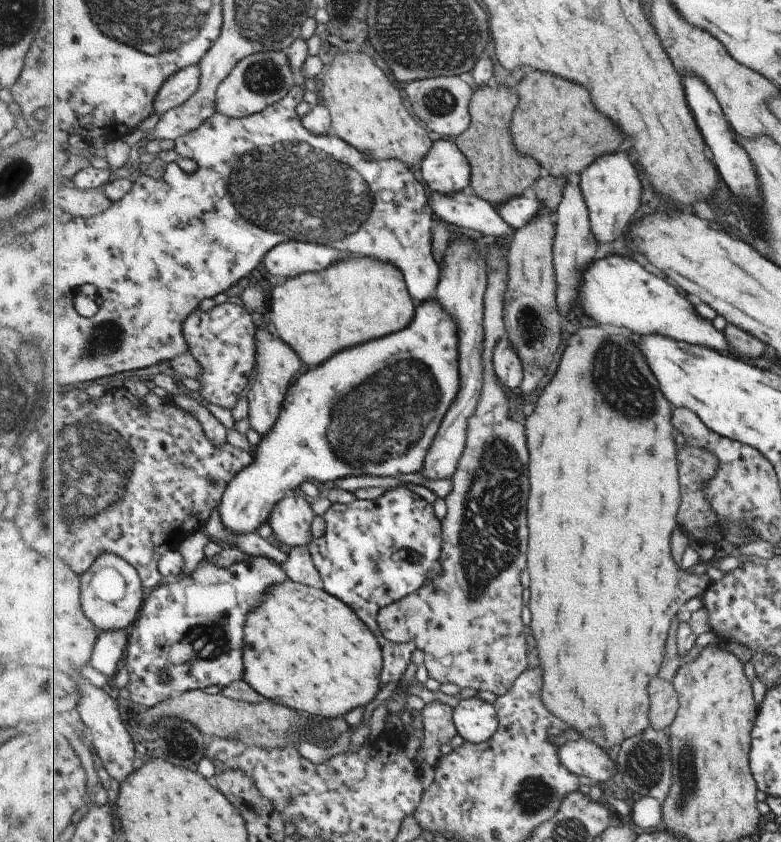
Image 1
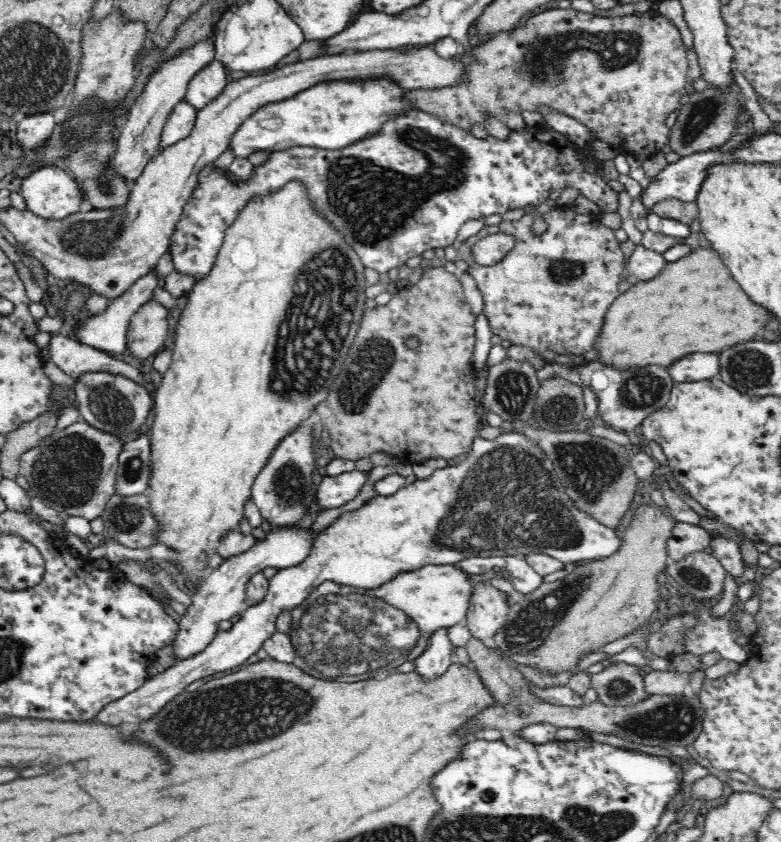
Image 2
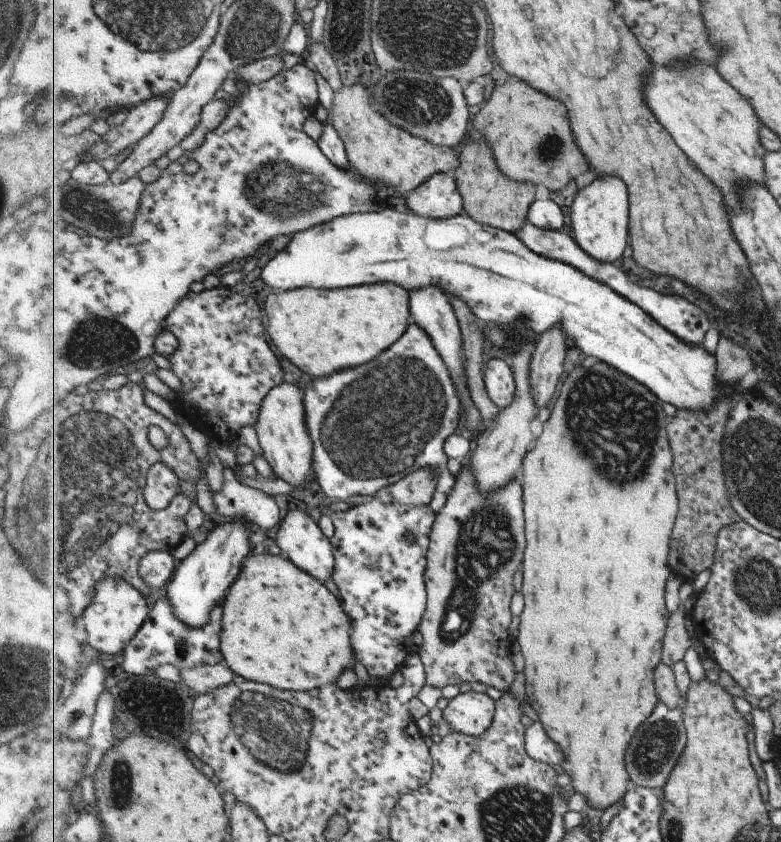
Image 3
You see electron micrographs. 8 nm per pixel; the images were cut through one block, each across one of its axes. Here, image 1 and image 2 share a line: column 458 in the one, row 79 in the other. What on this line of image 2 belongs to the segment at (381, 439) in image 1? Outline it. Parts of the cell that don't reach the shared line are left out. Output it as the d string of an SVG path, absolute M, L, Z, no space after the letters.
M390 75L346 78L318 82L292 98L261 106L231 134L230 152L235 158L248 158L258 151L279 151L293 146L340 150L378 134L382 125L414 111L410 90L398 85Z

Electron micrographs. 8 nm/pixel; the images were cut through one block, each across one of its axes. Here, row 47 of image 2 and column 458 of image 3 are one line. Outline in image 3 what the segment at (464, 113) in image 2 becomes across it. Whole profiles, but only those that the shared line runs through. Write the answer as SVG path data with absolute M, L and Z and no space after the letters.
M464 460L458 482L446 508L437 515L430 535L430 553L426 569L428 606L420 625L424 638L418 652L426 667L428 685L442 689L447 685L481 682L507 692L515 680L515 664L511 660L509 626L513 620L511 600L515 596L513 574L525 554L525 508L522 477L493 493L478 490L474 467Z

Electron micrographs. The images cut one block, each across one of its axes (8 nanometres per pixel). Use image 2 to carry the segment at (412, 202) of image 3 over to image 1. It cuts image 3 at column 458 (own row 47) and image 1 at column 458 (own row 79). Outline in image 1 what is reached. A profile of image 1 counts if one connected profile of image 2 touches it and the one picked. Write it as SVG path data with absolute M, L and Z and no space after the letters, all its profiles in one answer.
M437 139L422 160L422 176L432 192L455 194L471 189L470 159L456 141Z

